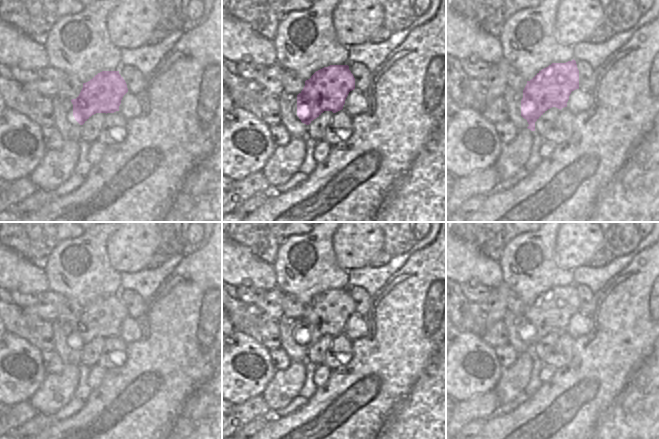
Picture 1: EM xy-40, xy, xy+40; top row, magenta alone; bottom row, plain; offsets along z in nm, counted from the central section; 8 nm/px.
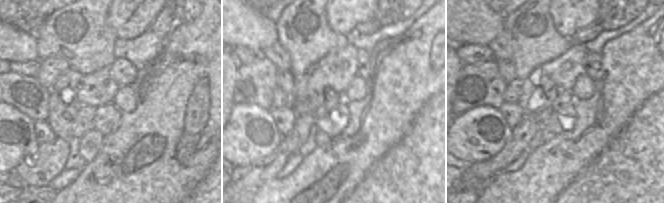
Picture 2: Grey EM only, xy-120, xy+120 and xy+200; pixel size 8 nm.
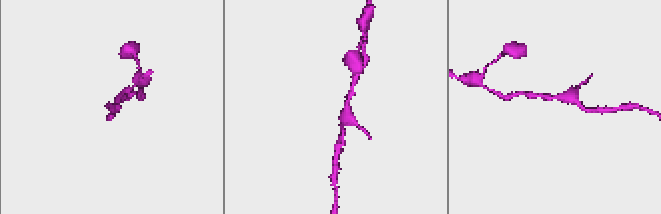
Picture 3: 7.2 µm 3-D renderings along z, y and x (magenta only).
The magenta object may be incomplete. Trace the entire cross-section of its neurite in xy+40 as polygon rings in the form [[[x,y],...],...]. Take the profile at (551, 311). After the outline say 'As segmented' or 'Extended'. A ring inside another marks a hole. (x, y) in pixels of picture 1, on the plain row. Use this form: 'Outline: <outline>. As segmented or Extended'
Outline: [[[576,285],[552,287],[539,295],[523,314],[521,340],[527,344],[531,355],[535,346],[550,332],[562,333],[572,315],[579,313],[579,294]]]. As segmented.

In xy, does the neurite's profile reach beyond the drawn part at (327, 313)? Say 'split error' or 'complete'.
complete

